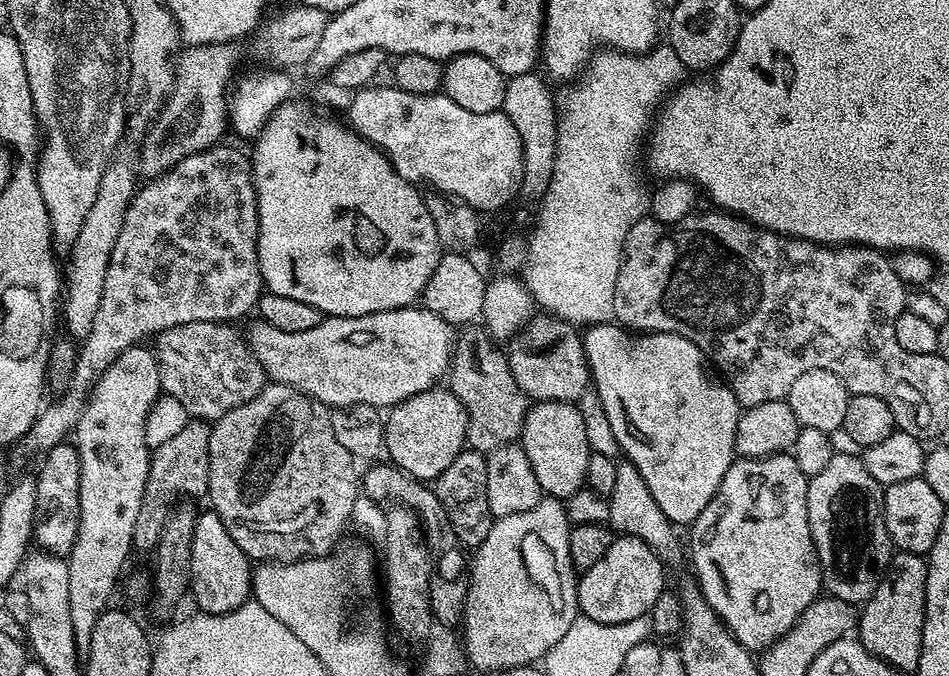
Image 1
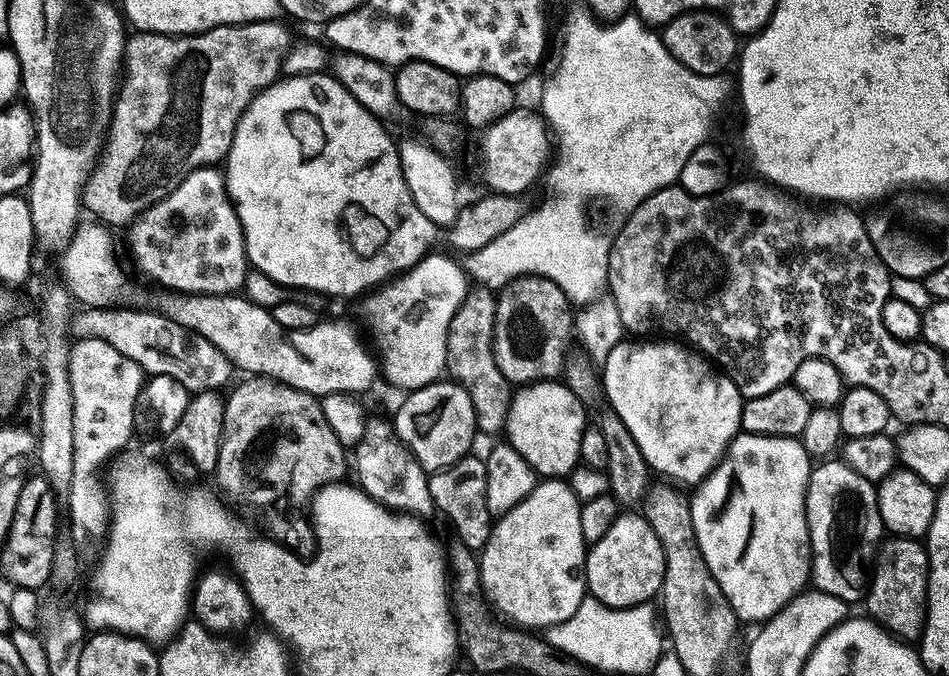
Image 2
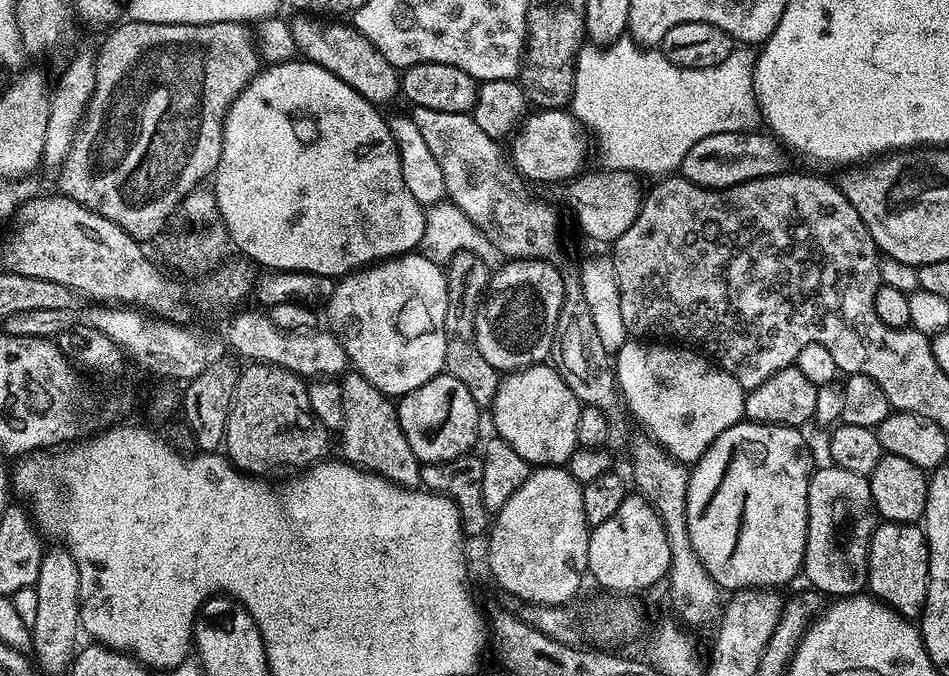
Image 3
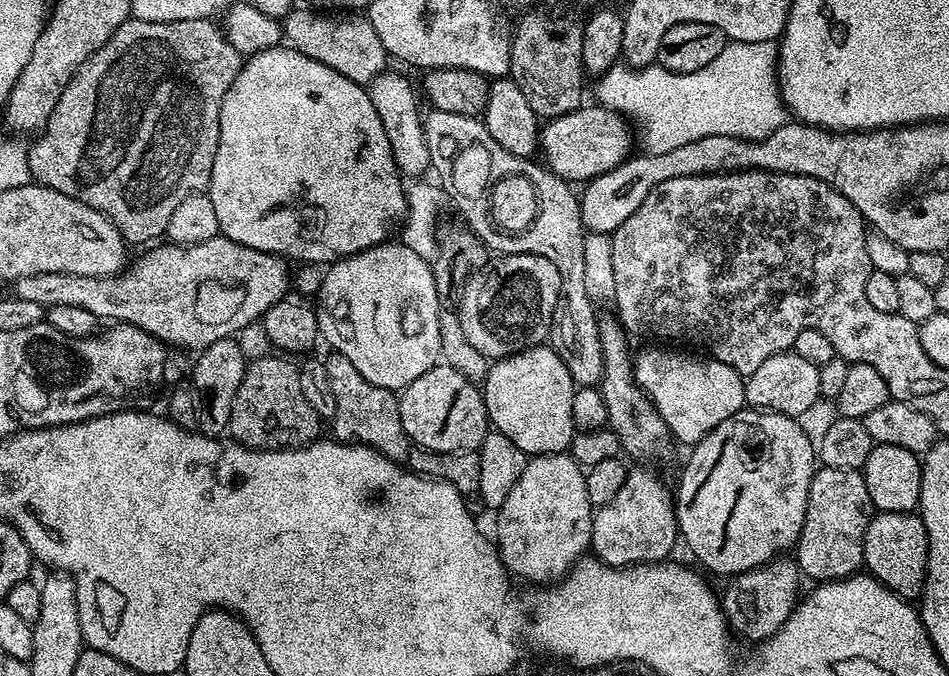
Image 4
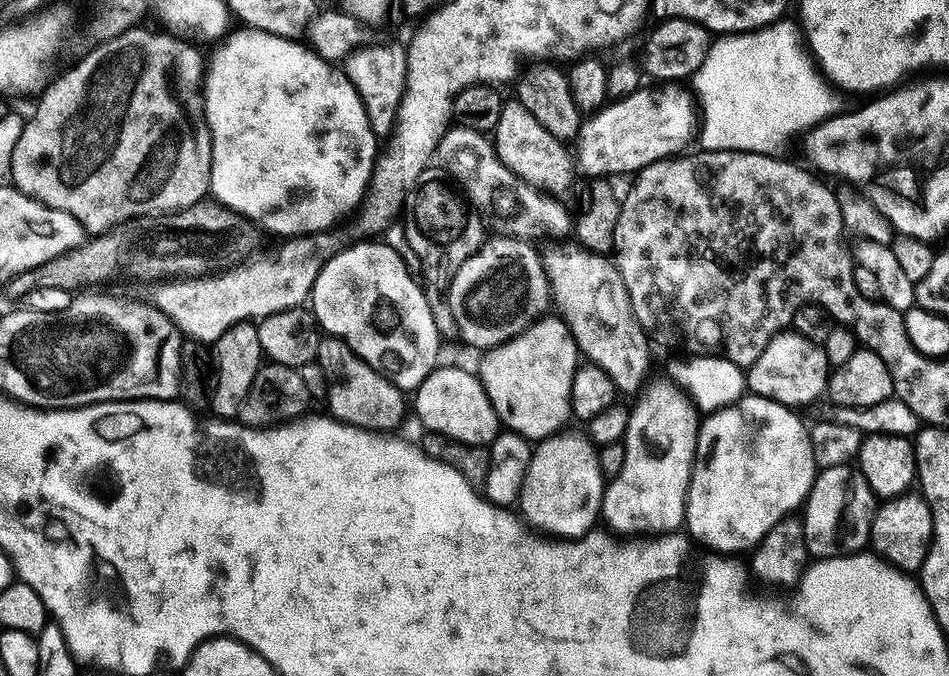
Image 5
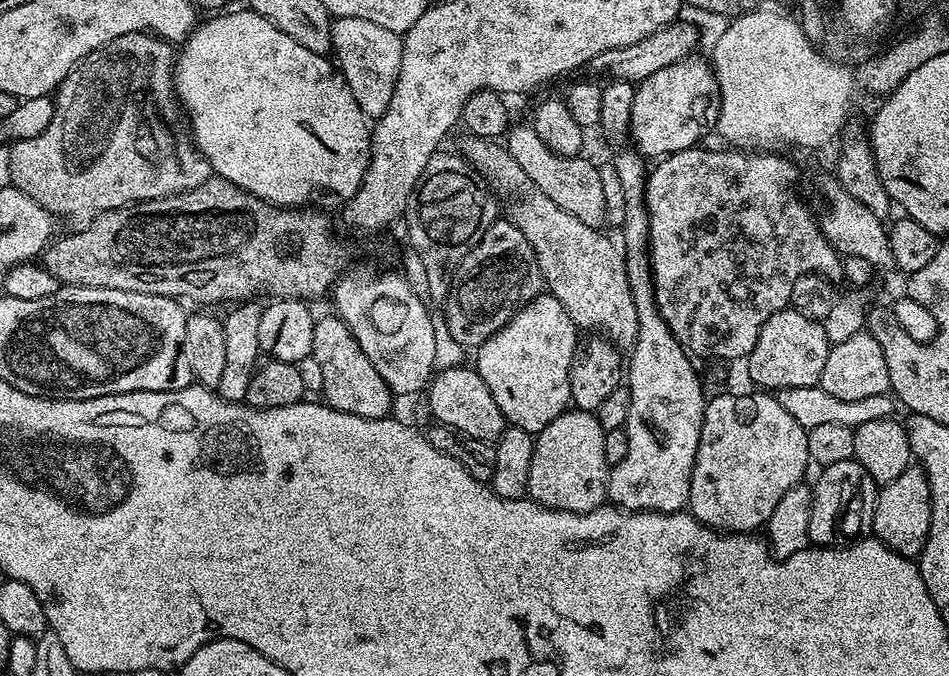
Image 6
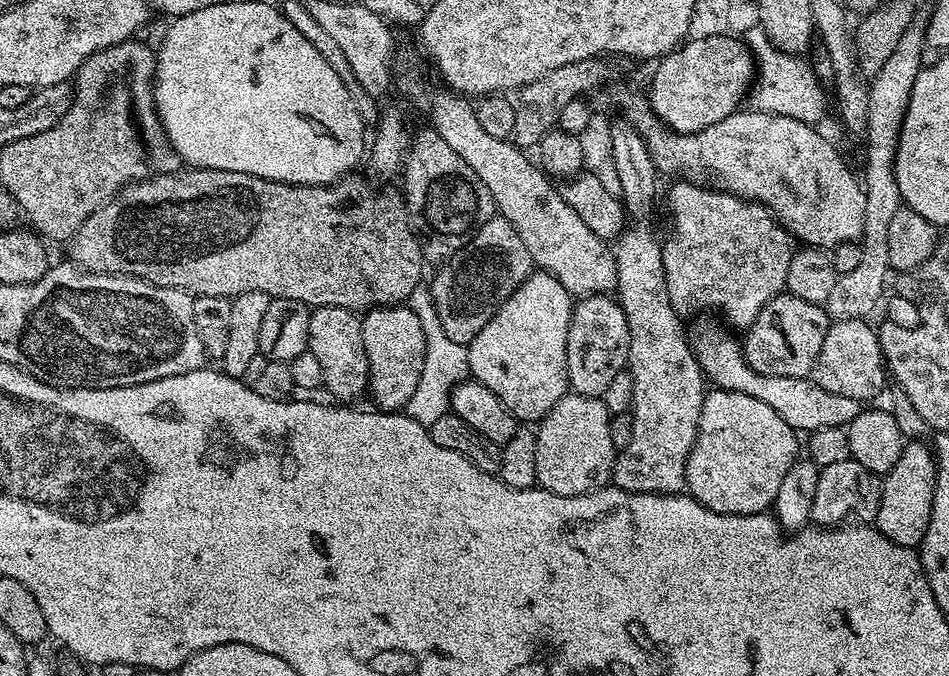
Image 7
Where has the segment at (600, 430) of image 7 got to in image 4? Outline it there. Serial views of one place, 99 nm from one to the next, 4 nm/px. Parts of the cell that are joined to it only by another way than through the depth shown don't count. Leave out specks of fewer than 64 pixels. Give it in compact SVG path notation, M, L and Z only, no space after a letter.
M555 452L529 459L526 470L522 470L522 478L518 478L514 490L510 490L506 502L502 502L495 513L497 537L495 536L494 544L505 569L513 577L521 576L524 582L536 586L551 585L563 580L572 571L576 561L589 551L594 509L586 494L584 473L585 469L568 452Z

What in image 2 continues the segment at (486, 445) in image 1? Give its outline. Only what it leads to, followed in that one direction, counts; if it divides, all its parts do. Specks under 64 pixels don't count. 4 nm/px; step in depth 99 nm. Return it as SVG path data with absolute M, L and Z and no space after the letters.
M476 286L469 291L462 306L454 314L454 318L450 318L446 338L447 375L452 375L449 377L455 383L462 385L466 394L470 394L470 402L474 402L476 426L481 433L505 431L514 391L513 385L508 383L502 370L498 370L498 362L492 345L495 325L496 296L493 289Z

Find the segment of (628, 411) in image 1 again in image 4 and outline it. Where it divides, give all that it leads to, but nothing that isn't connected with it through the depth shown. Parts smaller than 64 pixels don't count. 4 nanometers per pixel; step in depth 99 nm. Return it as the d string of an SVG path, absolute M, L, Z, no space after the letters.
M652 346L645 352L636 352L634 356L635 377L641 390L652 400L657 413L665 420L665 424L671 435L687 446L695 446L702 437L710 434L726 418L730 418L735 412L745 407L744 381L745 377L735 372L729 364L723 364L711 358L700 356L687 356L684 352L667 352L667 347Z

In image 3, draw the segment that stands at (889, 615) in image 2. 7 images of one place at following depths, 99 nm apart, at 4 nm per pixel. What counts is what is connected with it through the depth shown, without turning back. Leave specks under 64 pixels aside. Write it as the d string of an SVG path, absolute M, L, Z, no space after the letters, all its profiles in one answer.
M877 523L868 547L867 591L882 601L887 608L892 608L897 615L915 621L924 611L929 582L930 554L923 527L919 523Z

